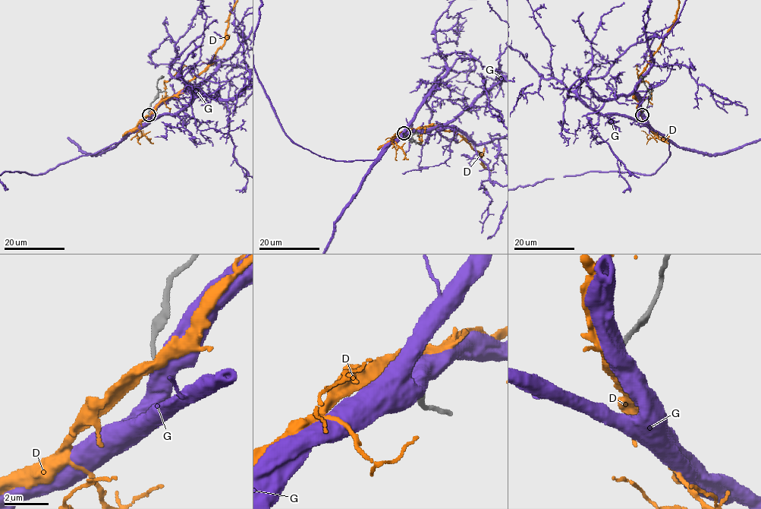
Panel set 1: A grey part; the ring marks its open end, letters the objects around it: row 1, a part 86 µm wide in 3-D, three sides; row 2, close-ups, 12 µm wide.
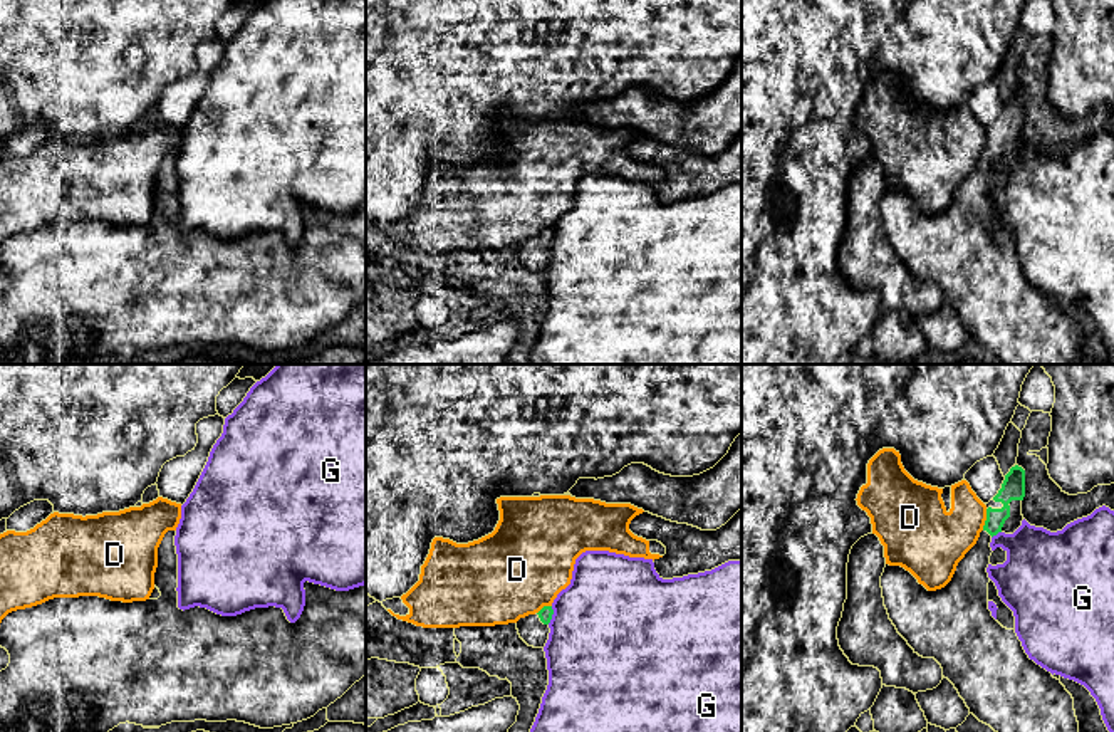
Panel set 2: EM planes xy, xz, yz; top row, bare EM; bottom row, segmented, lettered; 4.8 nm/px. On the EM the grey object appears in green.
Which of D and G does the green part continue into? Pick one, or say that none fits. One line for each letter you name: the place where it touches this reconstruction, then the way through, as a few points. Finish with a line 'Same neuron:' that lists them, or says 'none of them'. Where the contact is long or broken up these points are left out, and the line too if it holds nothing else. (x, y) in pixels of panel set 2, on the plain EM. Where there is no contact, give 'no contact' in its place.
Same neuron: none of them

